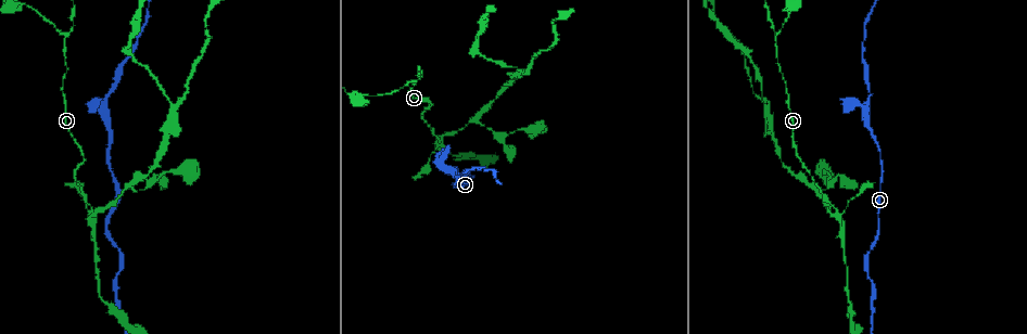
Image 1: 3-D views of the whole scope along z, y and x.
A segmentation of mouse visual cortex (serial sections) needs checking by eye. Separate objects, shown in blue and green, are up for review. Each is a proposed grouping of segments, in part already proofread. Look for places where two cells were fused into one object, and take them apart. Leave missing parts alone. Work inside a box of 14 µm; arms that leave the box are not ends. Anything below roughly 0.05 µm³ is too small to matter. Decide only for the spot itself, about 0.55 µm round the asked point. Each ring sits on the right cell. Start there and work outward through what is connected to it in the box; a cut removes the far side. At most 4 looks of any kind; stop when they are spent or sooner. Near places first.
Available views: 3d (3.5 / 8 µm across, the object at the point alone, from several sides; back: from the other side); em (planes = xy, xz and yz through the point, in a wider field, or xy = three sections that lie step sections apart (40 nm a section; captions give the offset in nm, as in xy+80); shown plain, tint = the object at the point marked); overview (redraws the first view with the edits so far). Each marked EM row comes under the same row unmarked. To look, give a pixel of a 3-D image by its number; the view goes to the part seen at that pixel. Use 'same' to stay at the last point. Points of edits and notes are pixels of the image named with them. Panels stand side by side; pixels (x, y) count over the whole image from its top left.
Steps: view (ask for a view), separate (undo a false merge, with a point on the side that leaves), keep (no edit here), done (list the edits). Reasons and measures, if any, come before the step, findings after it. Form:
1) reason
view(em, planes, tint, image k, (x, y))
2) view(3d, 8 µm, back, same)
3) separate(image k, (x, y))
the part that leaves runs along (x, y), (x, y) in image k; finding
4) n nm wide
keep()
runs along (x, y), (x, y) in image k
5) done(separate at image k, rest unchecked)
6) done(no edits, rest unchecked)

abrupt turn
view(em, xy, step 2, tint, image 1, (835, 213))

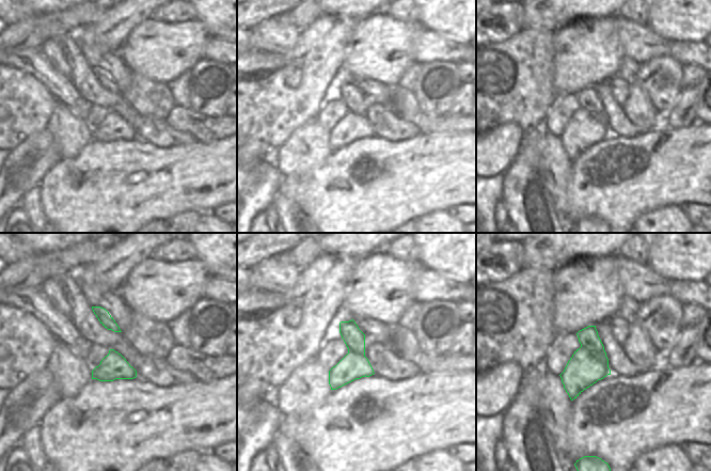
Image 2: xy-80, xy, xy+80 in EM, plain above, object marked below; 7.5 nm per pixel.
wider look
view(3d, 3.5 µm, same)

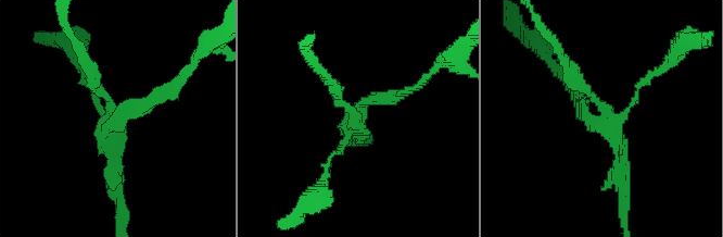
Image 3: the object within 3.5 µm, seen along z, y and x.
separate(image 3, (144, 101))
the part that leaves runs along (112, 123), (169, 94), (189, 66) in image 3; a second cell is stuck on

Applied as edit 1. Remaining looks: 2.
view(3d, 3.5 µm, image 1, (774, 37))

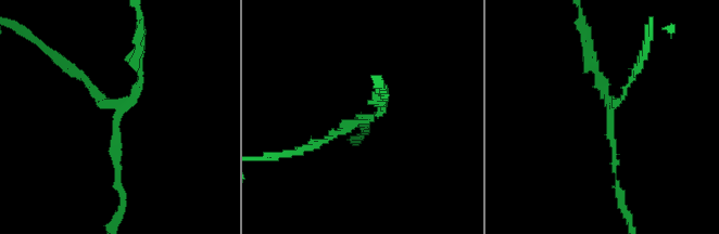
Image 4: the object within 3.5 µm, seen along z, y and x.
3 arms; arms of 100, 100, 150 nm
view(em, xy, step 3, tint, image 4, (115, 112))

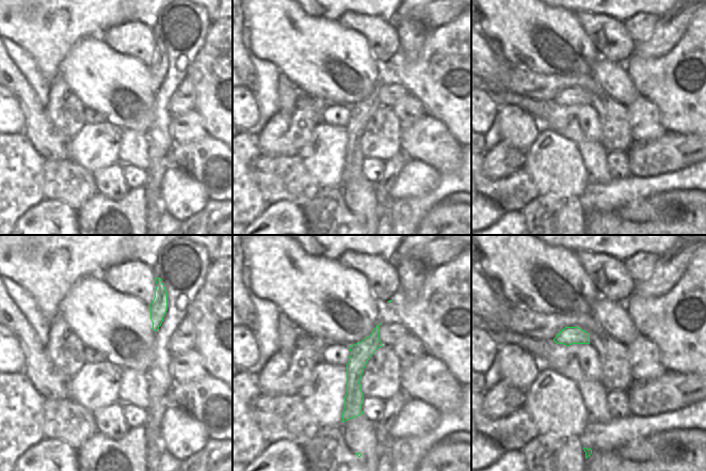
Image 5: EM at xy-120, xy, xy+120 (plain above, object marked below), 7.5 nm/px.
separate(image 4, (331, 134))
a second cell is stuck on

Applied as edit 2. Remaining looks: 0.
done(separate at image 3, separate at image 4, rest unchecked)

